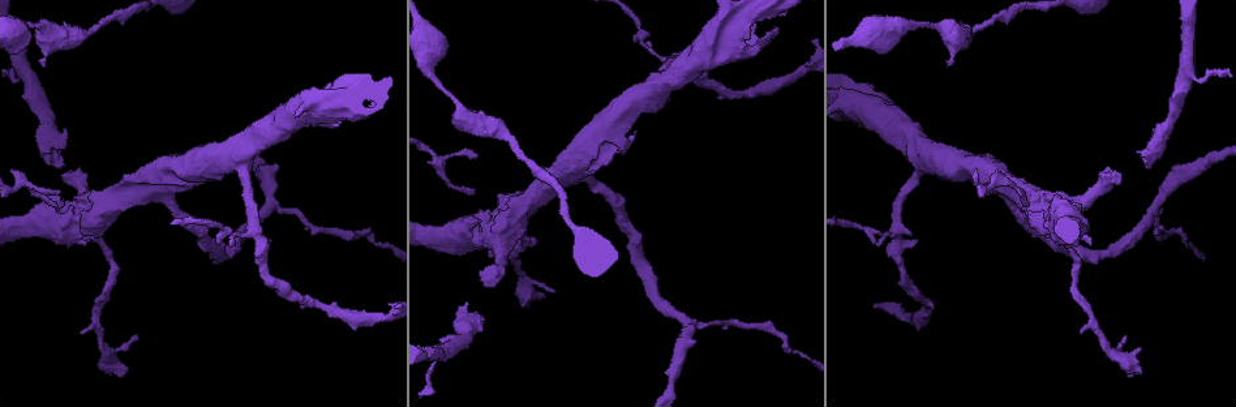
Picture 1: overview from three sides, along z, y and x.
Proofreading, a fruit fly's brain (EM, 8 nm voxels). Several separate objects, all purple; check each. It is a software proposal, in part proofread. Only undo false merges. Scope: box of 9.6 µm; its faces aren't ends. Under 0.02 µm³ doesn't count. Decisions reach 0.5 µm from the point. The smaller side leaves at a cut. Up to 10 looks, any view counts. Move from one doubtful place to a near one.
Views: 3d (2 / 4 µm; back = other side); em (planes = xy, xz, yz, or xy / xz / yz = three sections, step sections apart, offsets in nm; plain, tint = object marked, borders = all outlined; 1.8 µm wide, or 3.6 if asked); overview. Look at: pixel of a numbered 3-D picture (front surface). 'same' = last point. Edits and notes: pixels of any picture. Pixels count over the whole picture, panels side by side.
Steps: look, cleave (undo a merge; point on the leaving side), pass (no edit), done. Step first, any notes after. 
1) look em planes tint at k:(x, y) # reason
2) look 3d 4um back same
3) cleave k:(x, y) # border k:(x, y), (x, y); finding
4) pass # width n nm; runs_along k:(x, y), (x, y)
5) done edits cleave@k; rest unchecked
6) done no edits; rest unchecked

look 3d 4um at 1:(749, 24) # sharp bend

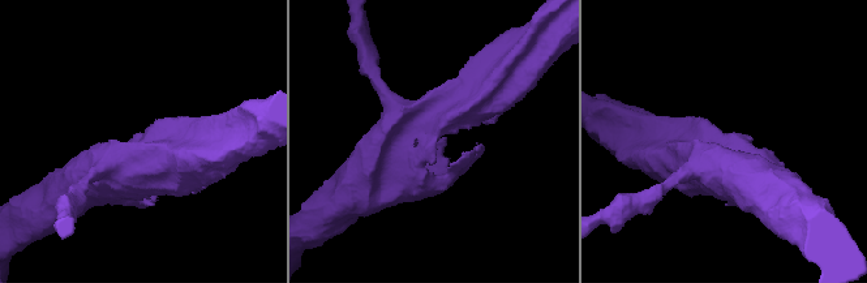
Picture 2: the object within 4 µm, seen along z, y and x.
look em yz step 16 tint at 2:(727, 137)

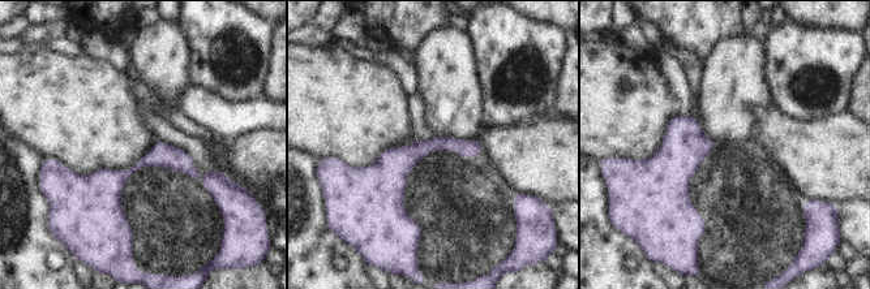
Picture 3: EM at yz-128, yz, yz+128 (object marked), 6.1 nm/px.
look em planes tint same

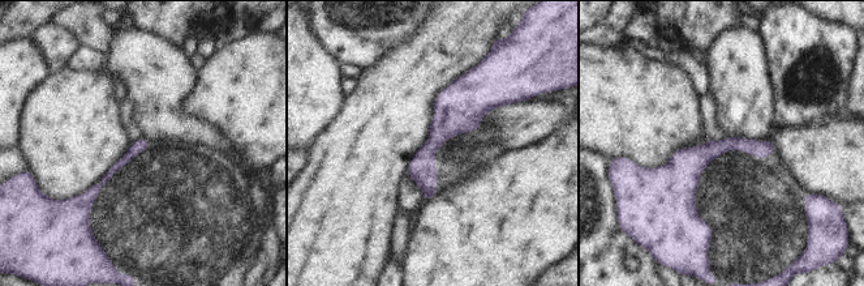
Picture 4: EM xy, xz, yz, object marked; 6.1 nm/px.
pass # runs_along 4:(473, 80), (426, 152), (426, 196); continuous, no second cell

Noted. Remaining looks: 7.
look em planes tint at 1:(895, 226) # three-way junction

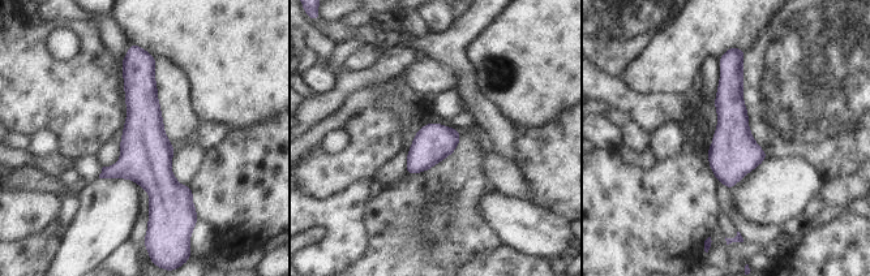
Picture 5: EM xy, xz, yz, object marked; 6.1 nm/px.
pass # width 240 nm; runs_along 5:(137, 60), (158, 215); all the same cell

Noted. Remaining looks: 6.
look 3d 2um at 1:(629, 141) # touches itself

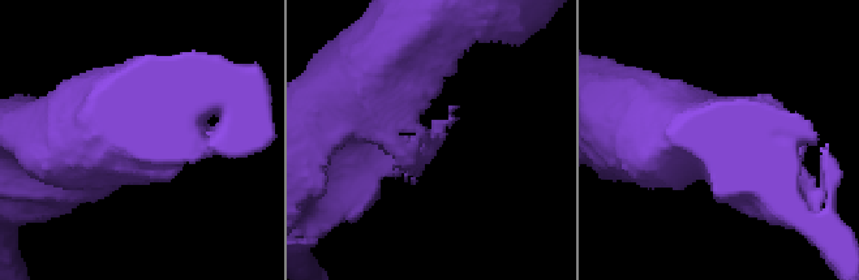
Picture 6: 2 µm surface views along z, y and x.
look em planes plain at 6:(435, 141) # need the tissue

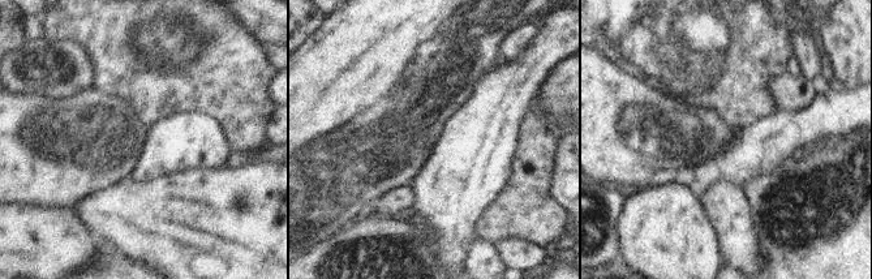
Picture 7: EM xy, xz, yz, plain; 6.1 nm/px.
look em planes tint same

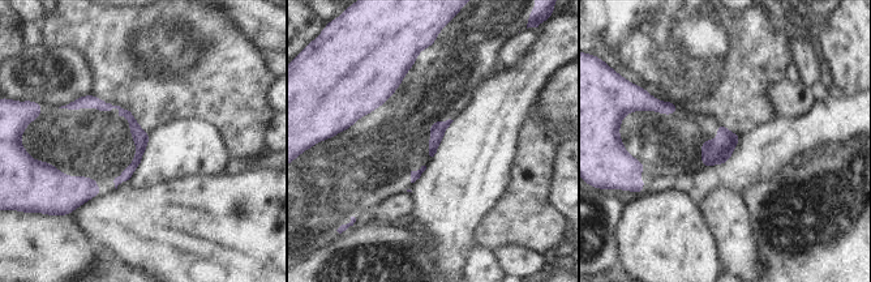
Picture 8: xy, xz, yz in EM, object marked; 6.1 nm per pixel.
pass # width 100 nm; continuous, no second cell

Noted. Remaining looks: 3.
look em planes tint at 1:(444, 86) # narrows sharply

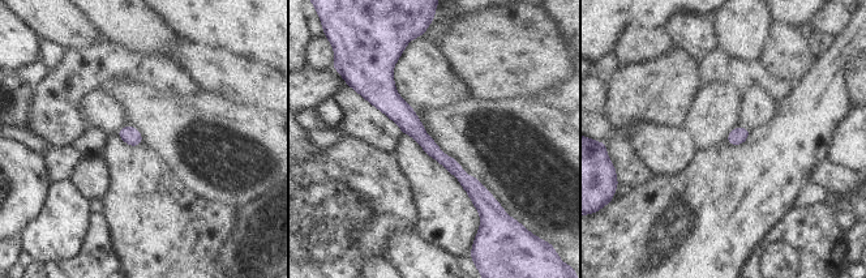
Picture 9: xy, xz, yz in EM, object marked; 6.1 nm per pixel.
pass # runs_along 9:(385, 81), (385, 97), (484, 201); all the same cell

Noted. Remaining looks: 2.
done no edits; rest unchecked

